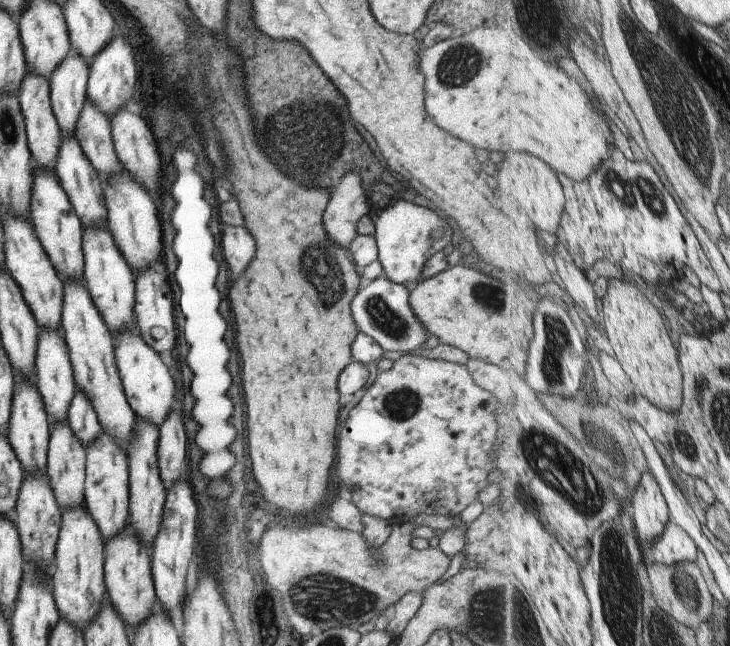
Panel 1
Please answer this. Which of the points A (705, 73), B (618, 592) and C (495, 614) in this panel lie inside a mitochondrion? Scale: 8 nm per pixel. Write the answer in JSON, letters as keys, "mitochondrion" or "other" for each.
{"A":"mitochondrion","B":"mitochondrion","C":"mitochondrion"}

